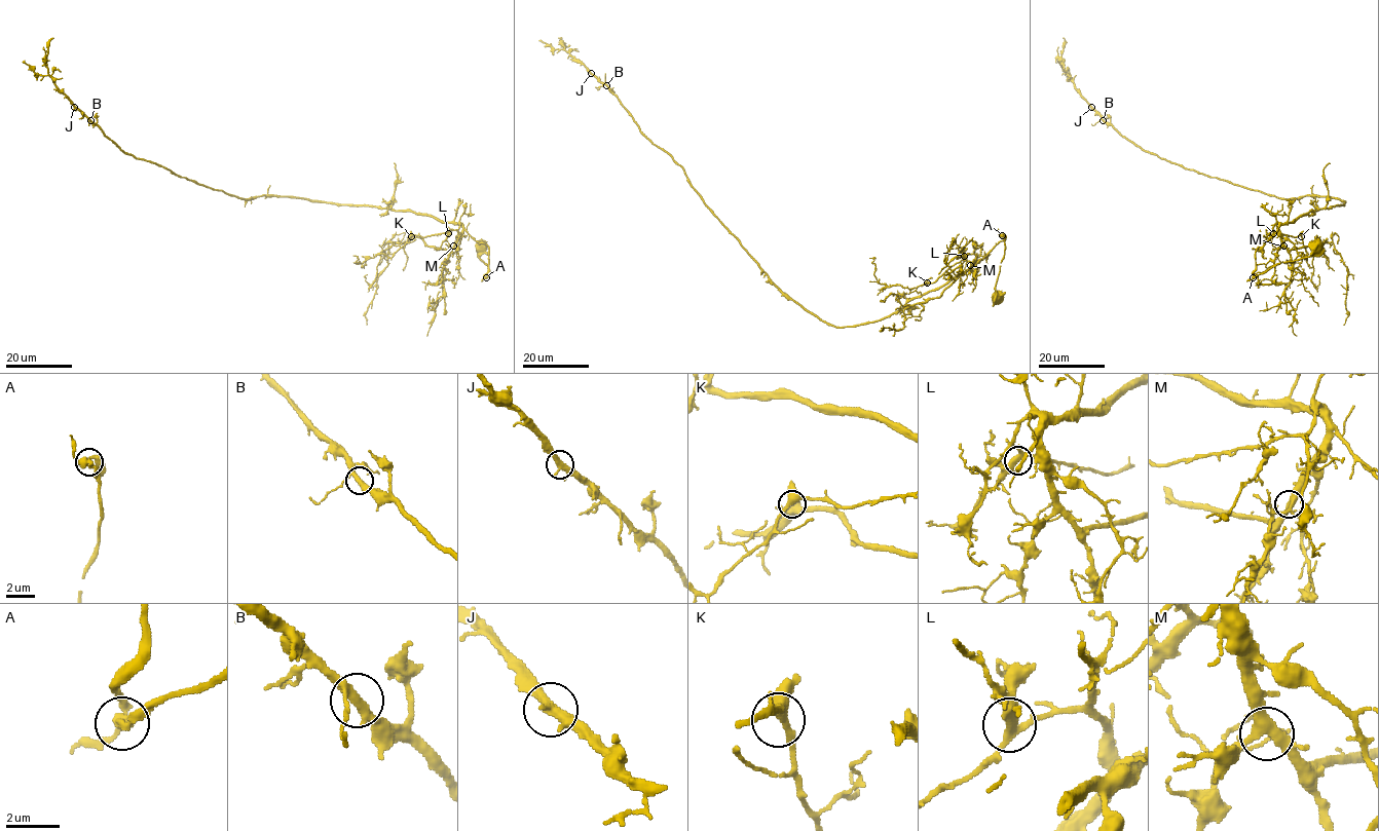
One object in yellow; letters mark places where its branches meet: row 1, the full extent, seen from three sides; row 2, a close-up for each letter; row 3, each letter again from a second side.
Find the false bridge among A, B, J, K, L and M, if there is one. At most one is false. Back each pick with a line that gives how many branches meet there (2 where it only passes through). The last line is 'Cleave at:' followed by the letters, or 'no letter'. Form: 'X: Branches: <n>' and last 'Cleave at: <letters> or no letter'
Cleave at: no letter

